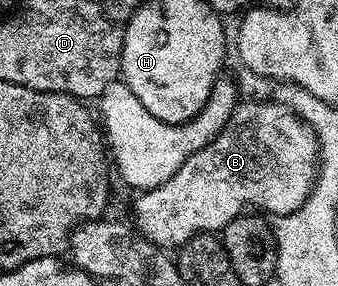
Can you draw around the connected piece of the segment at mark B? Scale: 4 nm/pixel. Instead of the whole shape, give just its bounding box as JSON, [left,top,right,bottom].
[133,99,321,250]

